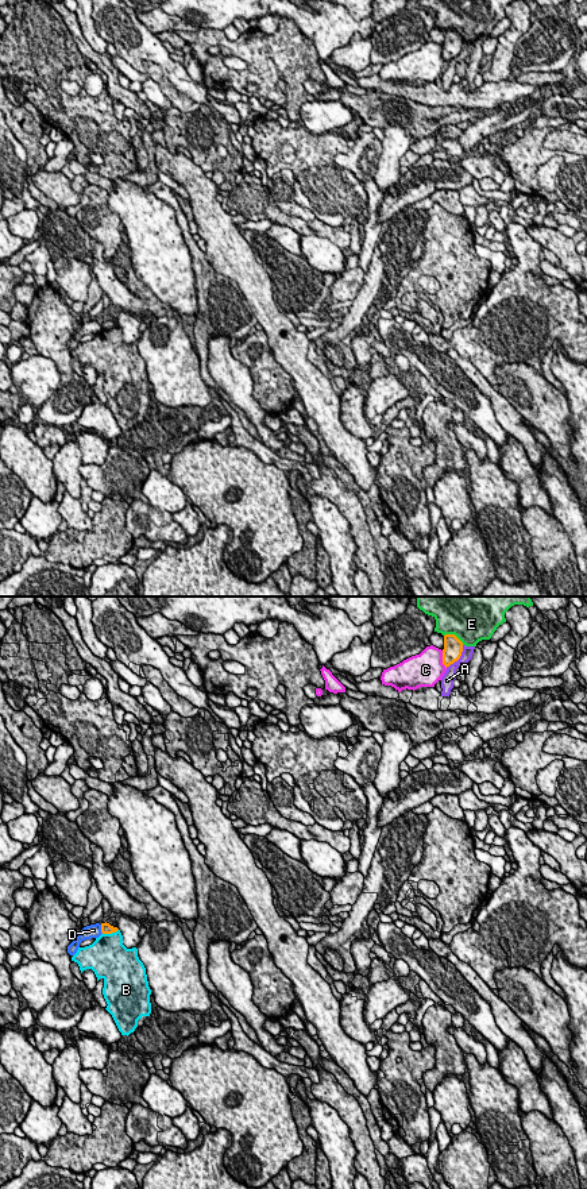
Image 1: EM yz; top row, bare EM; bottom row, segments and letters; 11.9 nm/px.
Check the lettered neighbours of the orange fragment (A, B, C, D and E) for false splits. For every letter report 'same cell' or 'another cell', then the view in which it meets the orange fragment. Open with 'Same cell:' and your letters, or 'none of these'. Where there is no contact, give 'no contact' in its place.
Same cell: none of these
A: another cell; meets orange in yz
B: another cell; meets orange in yz
C: another cell; meets orange in yz
D: another cell; meets orange in yz
E: another cell; meets orange in yz

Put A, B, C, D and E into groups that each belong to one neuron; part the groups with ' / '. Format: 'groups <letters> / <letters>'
groups A / B / C / D / E

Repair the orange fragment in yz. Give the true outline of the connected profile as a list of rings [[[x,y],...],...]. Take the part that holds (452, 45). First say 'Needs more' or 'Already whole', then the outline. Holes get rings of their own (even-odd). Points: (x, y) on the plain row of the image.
Already whole. [[[455,30],[444,31],[443,59],[449,62],[457,57],[463,47],[463,38]]]

